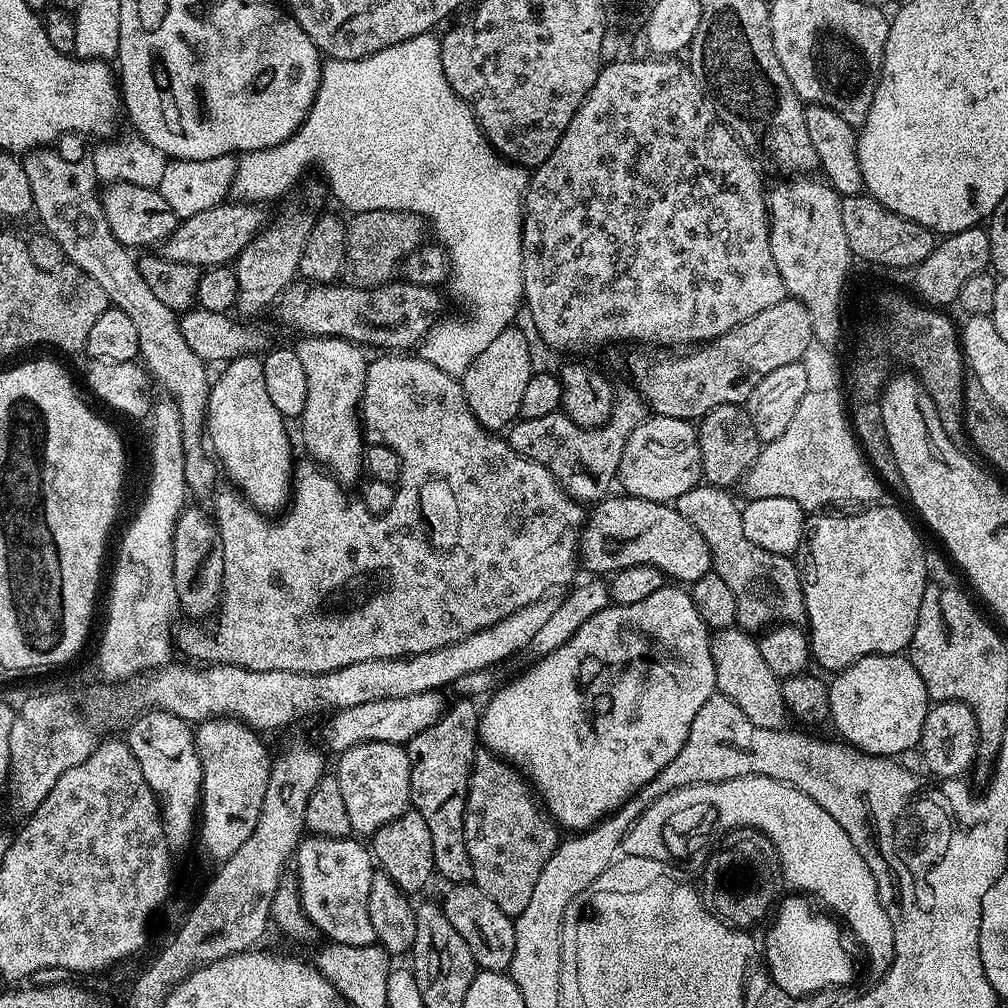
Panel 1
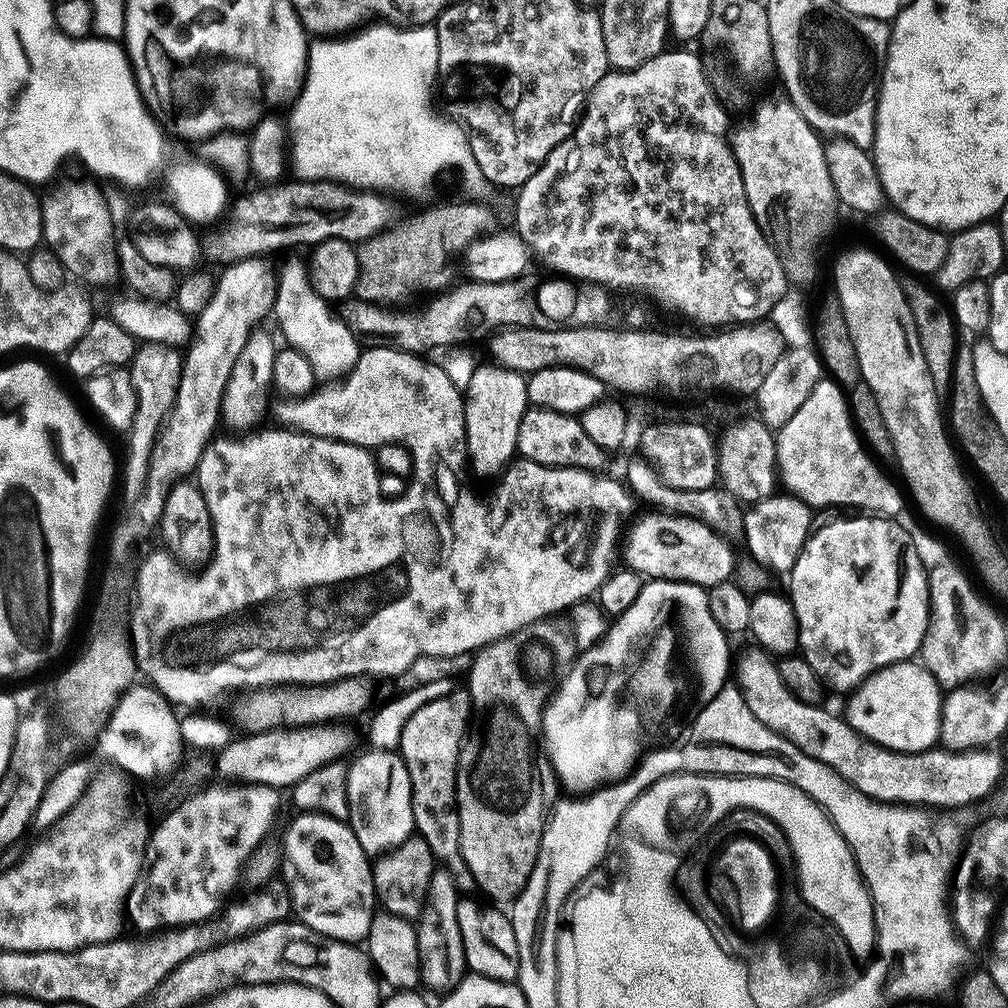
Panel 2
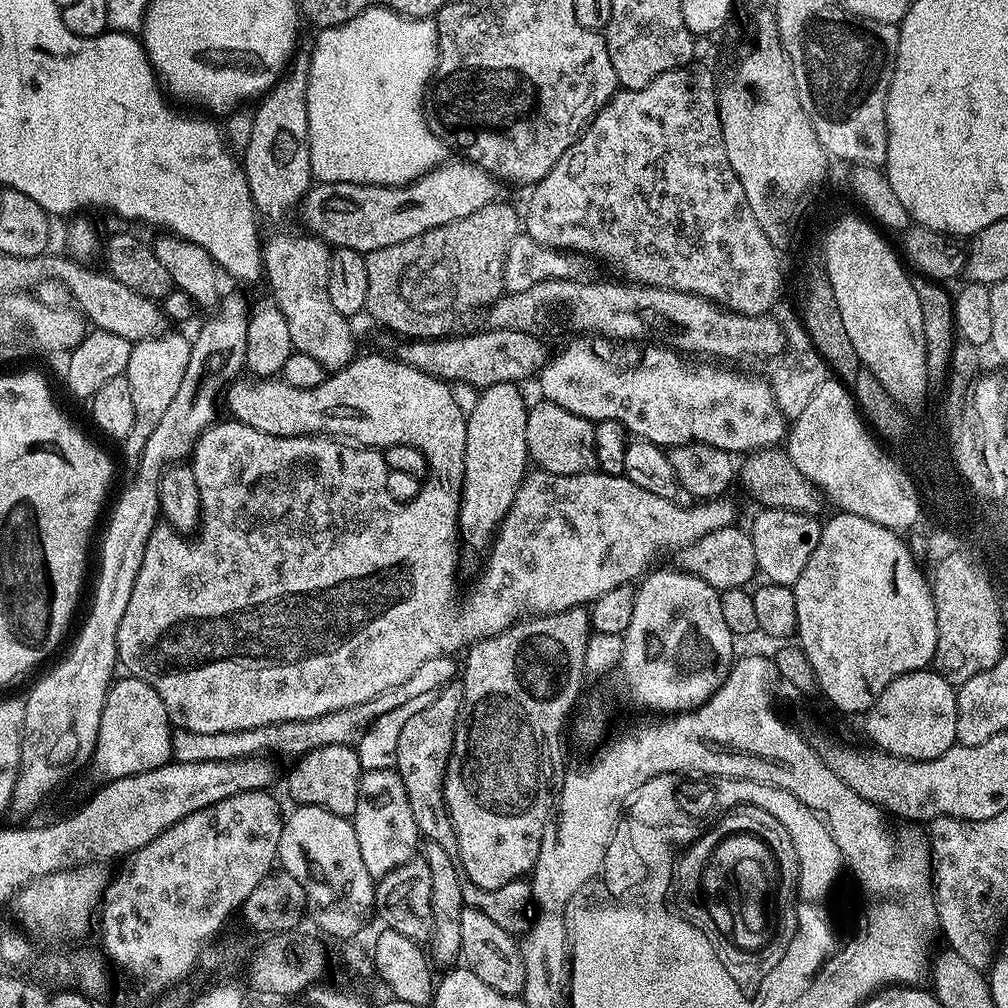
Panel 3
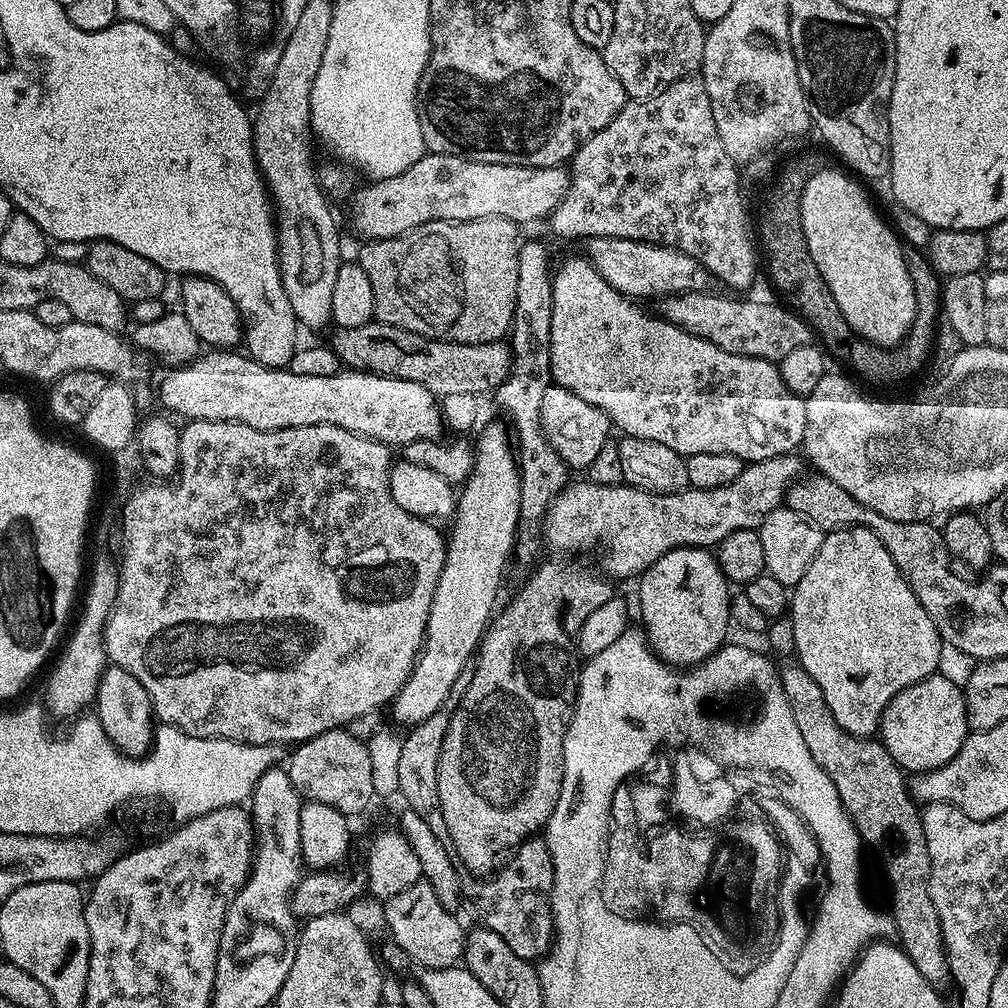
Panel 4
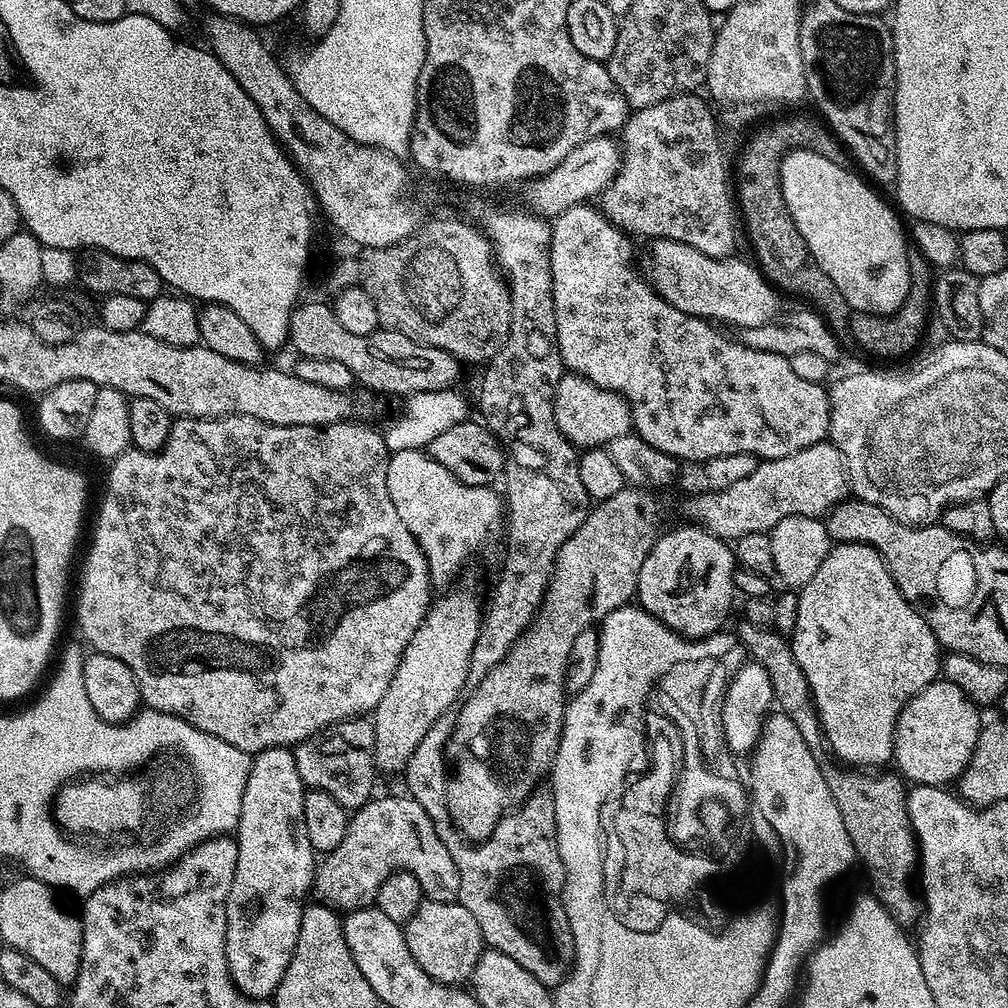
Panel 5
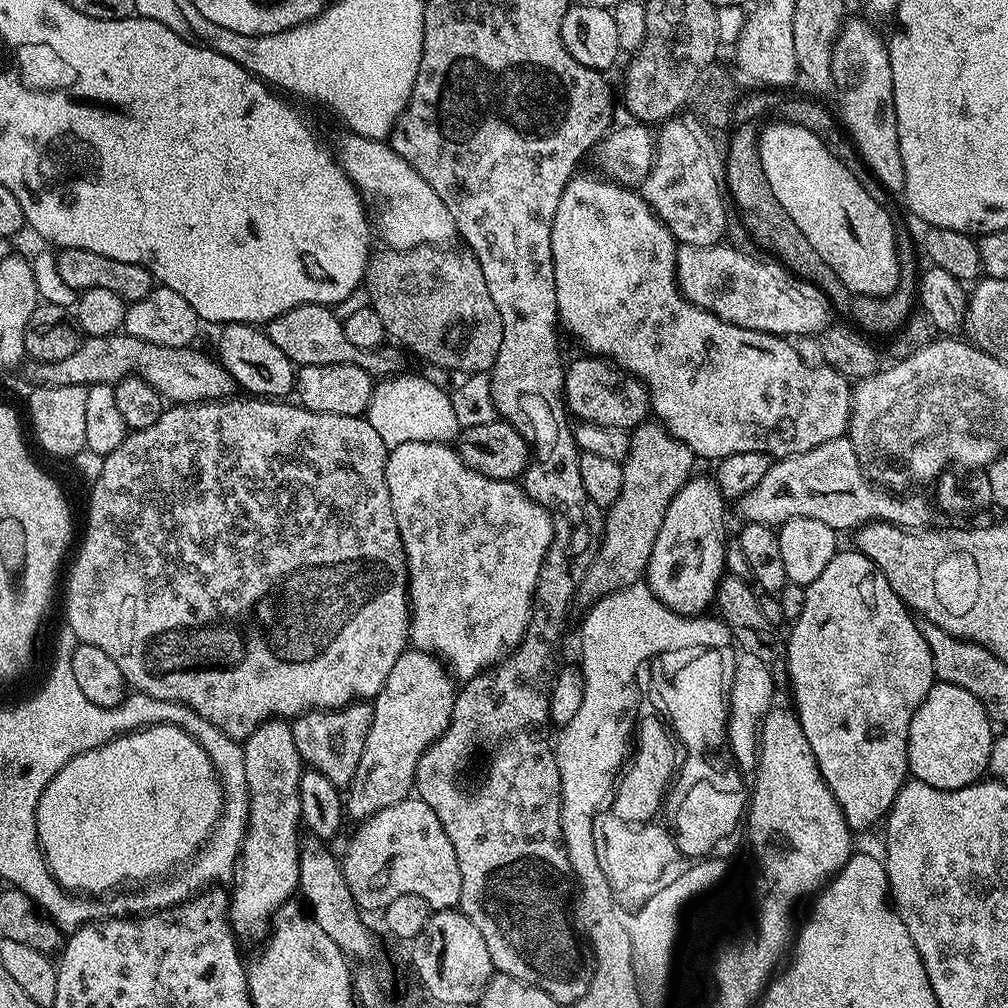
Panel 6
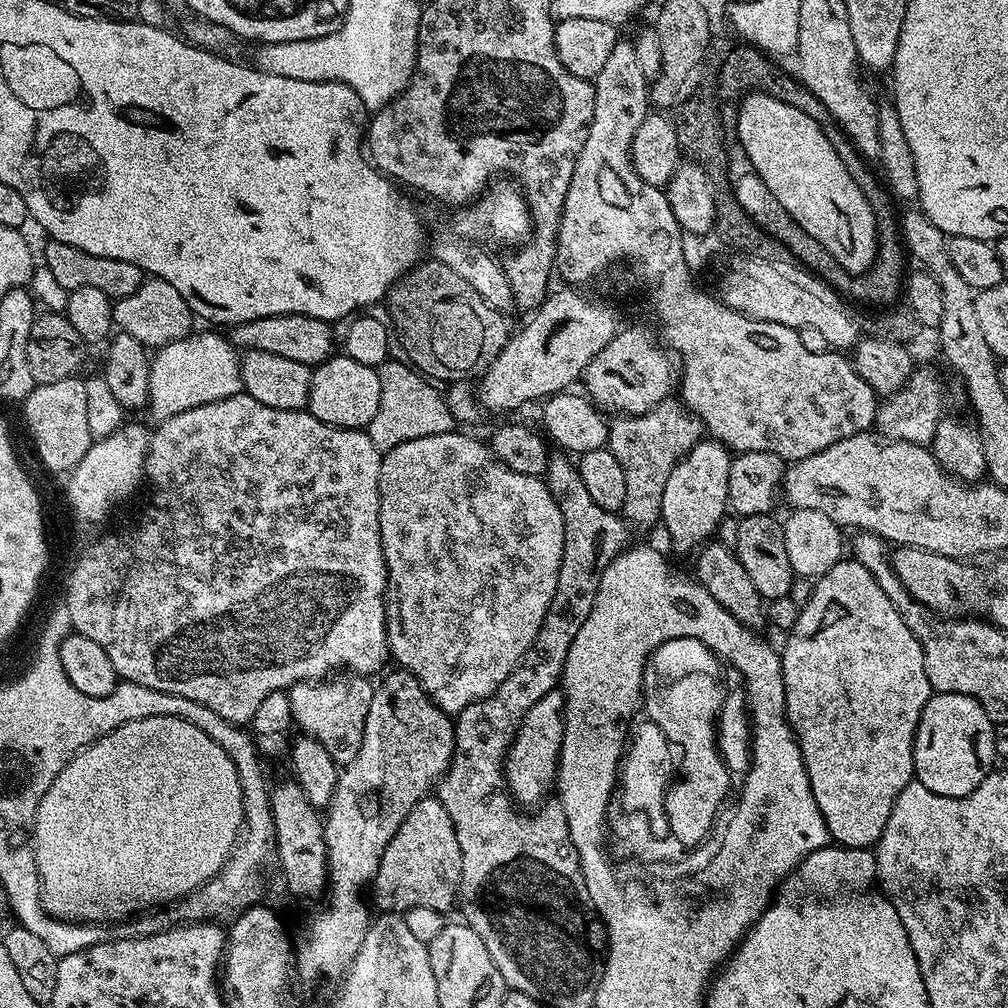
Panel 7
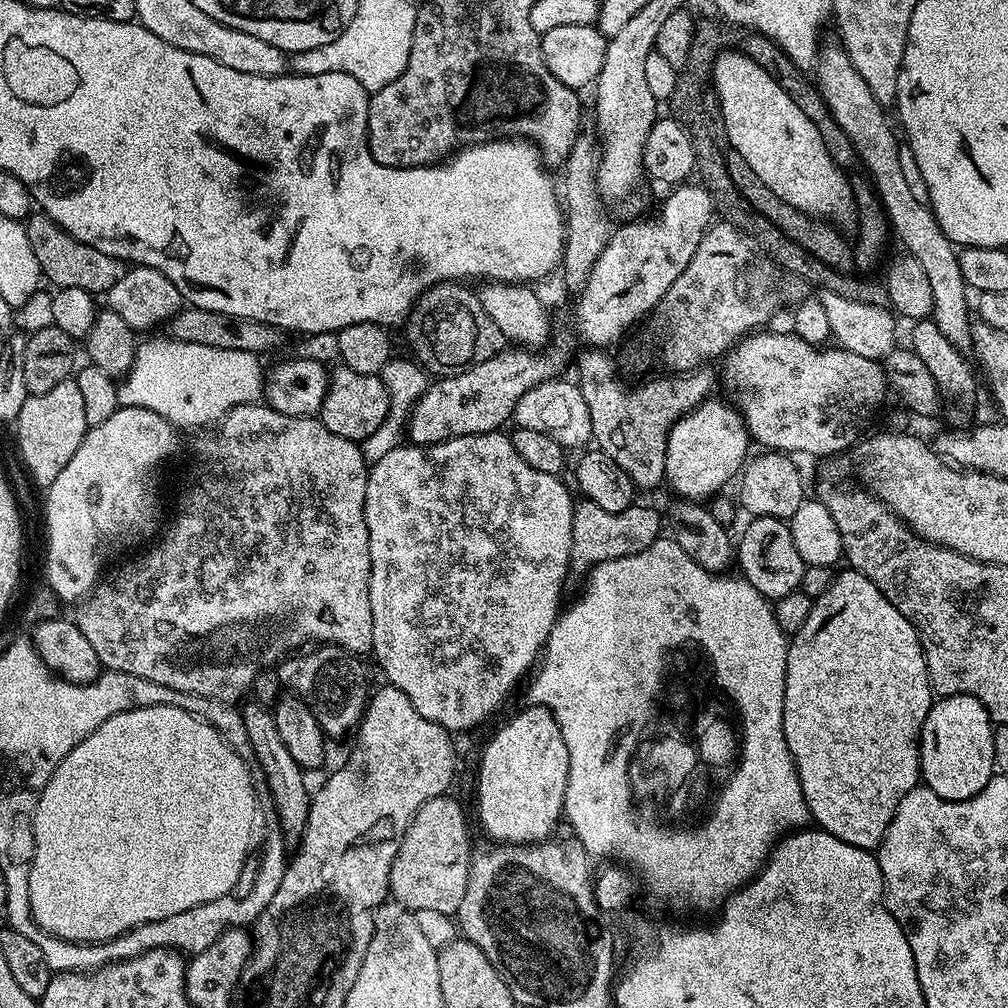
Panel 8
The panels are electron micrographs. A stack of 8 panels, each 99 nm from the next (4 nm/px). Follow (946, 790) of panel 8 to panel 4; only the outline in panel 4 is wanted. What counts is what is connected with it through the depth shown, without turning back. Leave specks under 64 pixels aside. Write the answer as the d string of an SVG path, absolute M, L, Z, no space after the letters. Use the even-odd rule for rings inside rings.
M933 674L925 680L903 688L888 703L878 729L879 739L886 746L890 758L905 773L932 772L938 766L946 766L964 744L970 731L968 711L963 687L948 676Z

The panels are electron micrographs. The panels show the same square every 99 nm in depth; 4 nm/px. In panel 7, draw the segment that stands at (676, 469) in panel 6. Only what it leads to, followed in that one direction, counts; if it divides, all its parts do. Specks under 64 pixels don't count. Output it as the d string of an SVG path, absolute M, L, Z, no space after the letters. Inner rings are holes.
M669 398L654 406L649 412L637 416L617 415L608 425L608 451L618 458L622 465L622 474L626 474L626 502L622 515L629 525L637 524L640 528L648 528L652 523L660 520L662 510L662 493L666 491L666 482L670 479L670 470L674 470L676 463L688 451L700 443L702 439L702 425L698 416L692 415L679 399Z

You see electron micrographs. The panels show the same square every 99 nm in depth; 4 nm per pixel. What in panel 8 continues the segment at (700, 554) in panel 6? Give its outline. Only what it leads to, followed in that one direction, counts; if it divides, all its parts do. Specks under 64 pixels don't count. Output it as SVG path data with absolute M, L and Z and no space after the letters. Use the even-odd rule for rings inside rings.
M705 398L697 408L680 417L676 424L668 430L666 442L666 466L664 467L664 479L667 487L676 491L677 497L697 502L707 501L721 491L720 488L728 479L735 477L743 469L746 457L749 455L748 426L744 423L743 416L731 403L723 404L720 400Z

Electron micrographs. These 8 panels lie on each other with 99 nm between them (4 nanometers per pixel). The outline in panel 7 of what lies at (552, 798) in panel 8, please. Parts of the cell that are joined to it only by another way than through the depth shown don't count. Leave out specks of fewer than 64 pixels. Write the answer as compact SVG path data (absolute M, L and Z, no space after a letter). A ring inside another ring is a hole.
M559 687L552 688L550 694L538 698L534 706L522 718L519 728L516 730L516 737L512 739L512 745L508 747L508 754L504 757L504 778L508 785L509 793L517 805L536 806L553 791L554 781L558 776L558 765L560 763L560 747L564 737L564 694Z

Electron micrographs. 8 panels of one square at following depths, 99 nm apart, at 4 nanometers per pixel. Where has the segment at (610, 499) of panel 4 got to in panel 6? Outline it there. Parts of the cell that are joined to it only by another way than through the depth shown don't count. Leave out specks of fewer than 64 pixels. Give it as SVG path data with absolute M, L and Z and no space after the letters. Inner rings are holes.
M842 435L814 446L814 450L777 459L762 482L740 499L738 508L741 521L750 524L779 526L794 518L818 518L837 530L855 530L872 520L885 520L899 528L927 529L934 513L929 497L904 495L908 494L893 494L869 480L851 440Z

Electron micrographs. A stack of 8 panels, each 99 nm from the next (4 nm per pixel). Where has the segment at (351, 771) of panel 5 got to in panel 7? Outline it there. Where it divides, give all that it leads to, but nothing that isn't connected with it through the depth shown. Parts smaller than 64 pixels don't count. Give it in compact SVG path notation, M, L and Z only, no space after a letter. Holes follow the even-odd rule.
M347 670L319 680L298 682L293 688L287 689L293 725L300 728L301 733L320 742L337 766L347 766L358 758L373 691L374 684L369 677Z

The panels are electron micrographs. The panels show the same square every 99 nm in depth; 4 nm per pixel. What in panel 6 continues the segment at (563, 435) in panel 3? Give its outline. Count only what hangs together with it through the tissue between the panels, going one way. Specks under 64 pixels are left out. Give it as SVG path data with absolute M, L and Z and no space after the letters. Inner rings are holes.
M591 354L581 357L564 369L564 403L577 421L631 430L649 419L648 388L637 376L603 358Z

